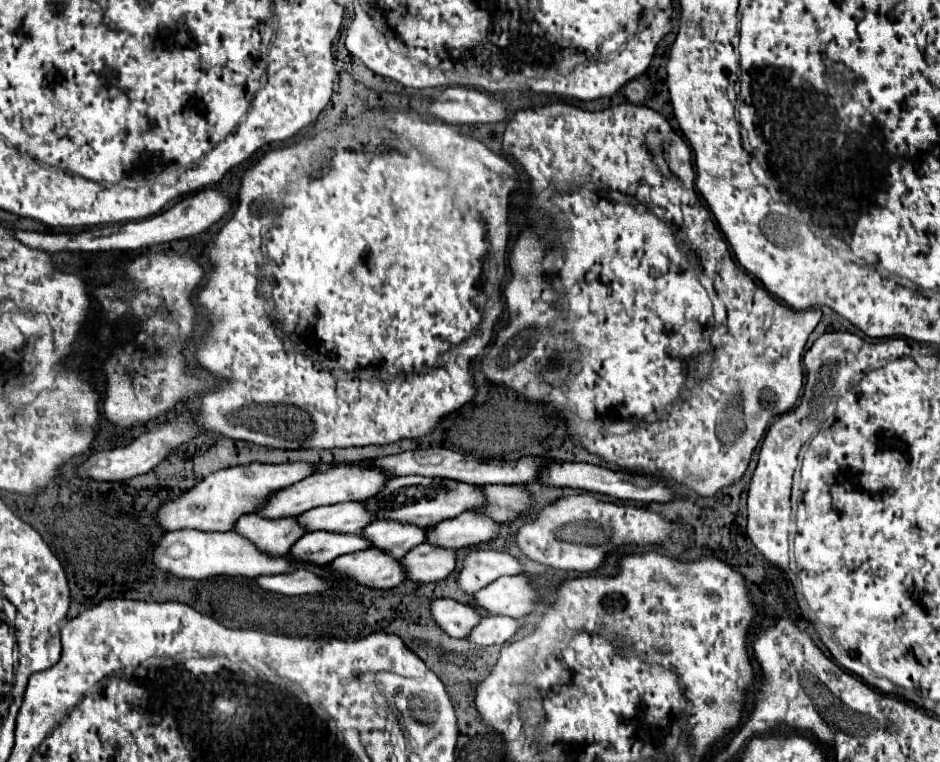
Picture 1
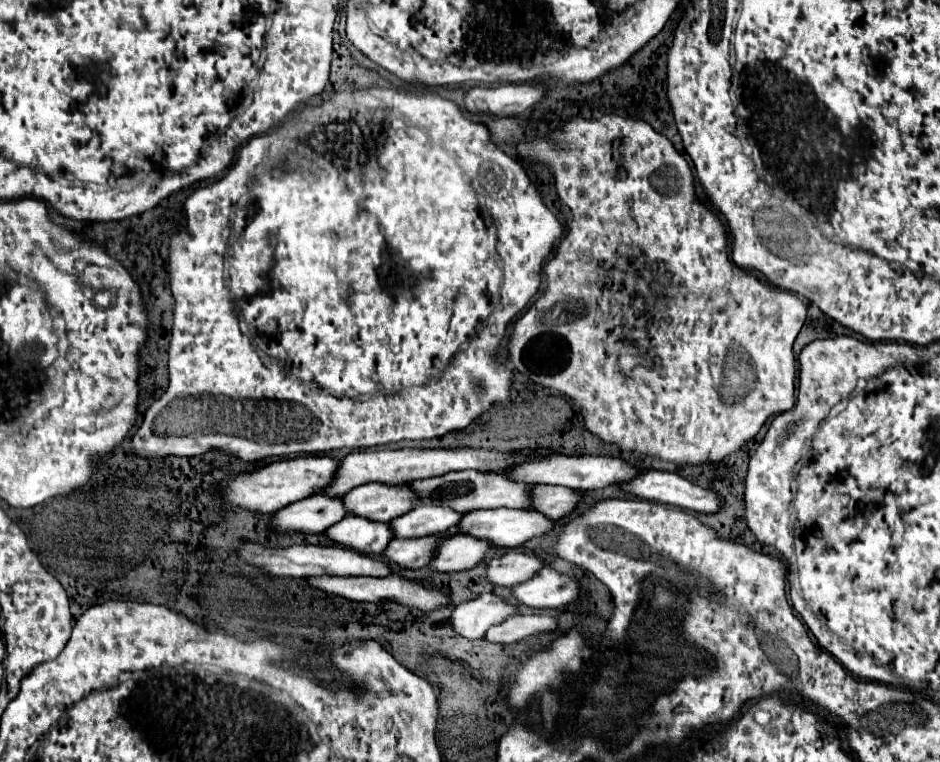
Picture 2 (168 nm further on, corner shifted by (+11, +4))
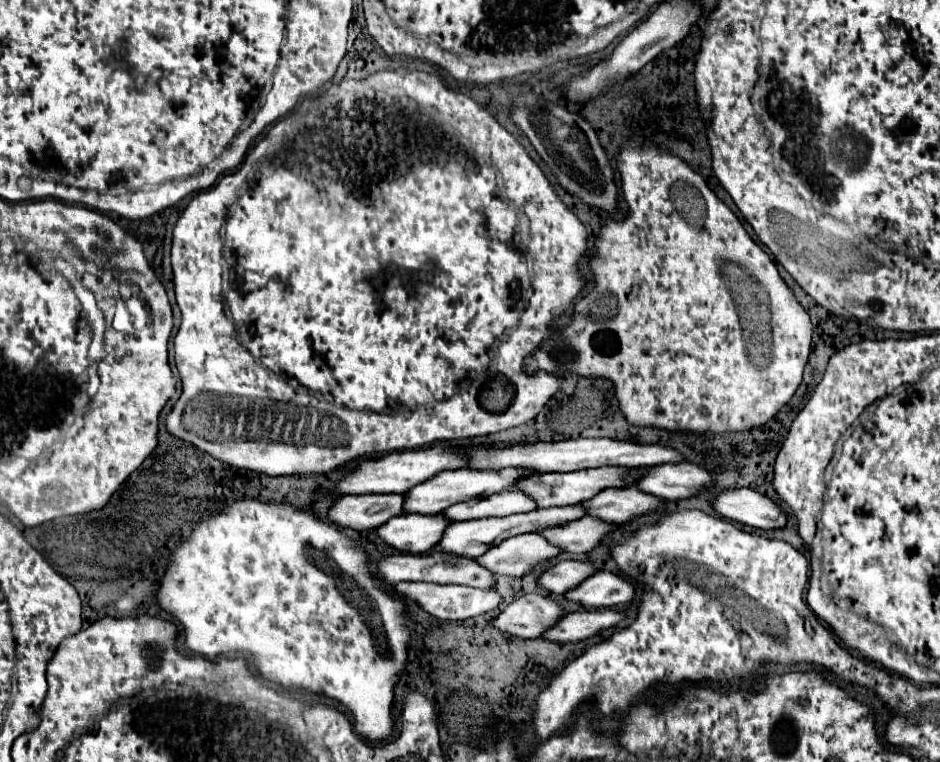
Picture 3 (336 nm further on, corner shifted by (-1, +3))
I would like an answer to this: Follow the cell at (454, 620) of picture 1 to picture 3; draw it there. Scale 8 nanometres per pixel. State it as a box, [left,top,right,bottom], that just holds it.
[492,594,566,638]

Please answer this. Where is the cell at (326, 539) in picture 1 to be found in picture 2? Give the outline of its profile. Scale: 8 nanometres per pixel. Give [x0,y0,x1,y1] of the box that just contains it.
[326,515,392,555]

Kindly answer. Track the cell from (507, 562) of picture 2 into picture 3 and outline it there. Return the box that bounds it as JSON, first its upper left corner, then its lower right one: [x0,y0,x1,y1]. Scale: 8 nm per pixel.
[538,560,598,594]

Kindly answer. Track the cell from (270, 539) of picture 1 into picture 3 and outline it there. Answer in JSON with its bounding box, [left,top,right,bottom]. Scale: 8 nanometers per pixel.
[328,494,406,530]

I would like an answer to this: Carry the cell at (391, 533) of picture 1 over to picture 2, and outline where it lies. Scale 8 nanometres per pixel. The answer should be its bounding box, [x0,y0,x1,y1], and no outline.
[390,505,460,539]

